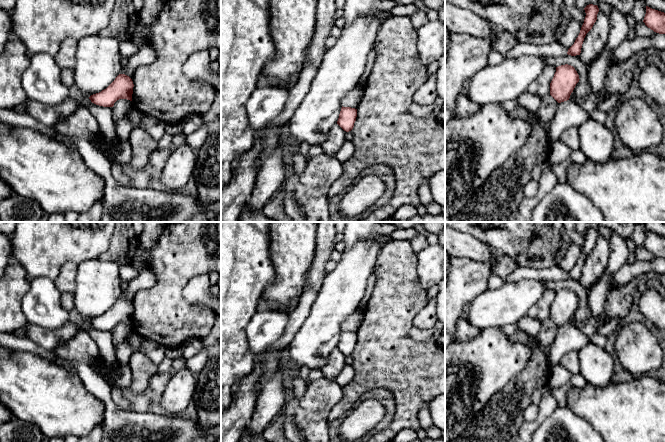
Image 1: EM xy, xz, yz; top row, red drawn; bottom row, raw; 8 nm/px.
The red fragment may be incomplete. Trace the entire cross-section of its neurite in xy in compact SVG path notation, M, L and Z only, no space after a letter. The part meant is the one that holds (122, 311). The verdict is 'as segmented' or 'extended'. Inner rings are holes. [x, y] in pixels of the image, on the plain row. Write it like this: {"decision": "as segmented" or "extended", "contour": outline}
{"decision": "as segmented", "contour": "M119 298L106 313L91 319L89 323L96 329L113 331L119 323L132 325L133 311L133 305L129 300Z"}

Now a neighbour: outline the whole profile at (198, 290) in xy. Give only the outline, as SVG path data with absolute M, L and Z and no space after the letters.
M208 274L192 277L183 290L183 296L191 304L210 306L221 317L221 299L212 295Z

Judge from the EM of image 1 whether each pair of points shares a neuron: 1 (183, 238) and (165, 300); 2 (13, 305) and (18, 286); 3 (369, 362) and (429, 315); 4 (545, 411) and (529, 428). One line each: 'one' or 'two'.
1: one
2: one
3: two
4: one

